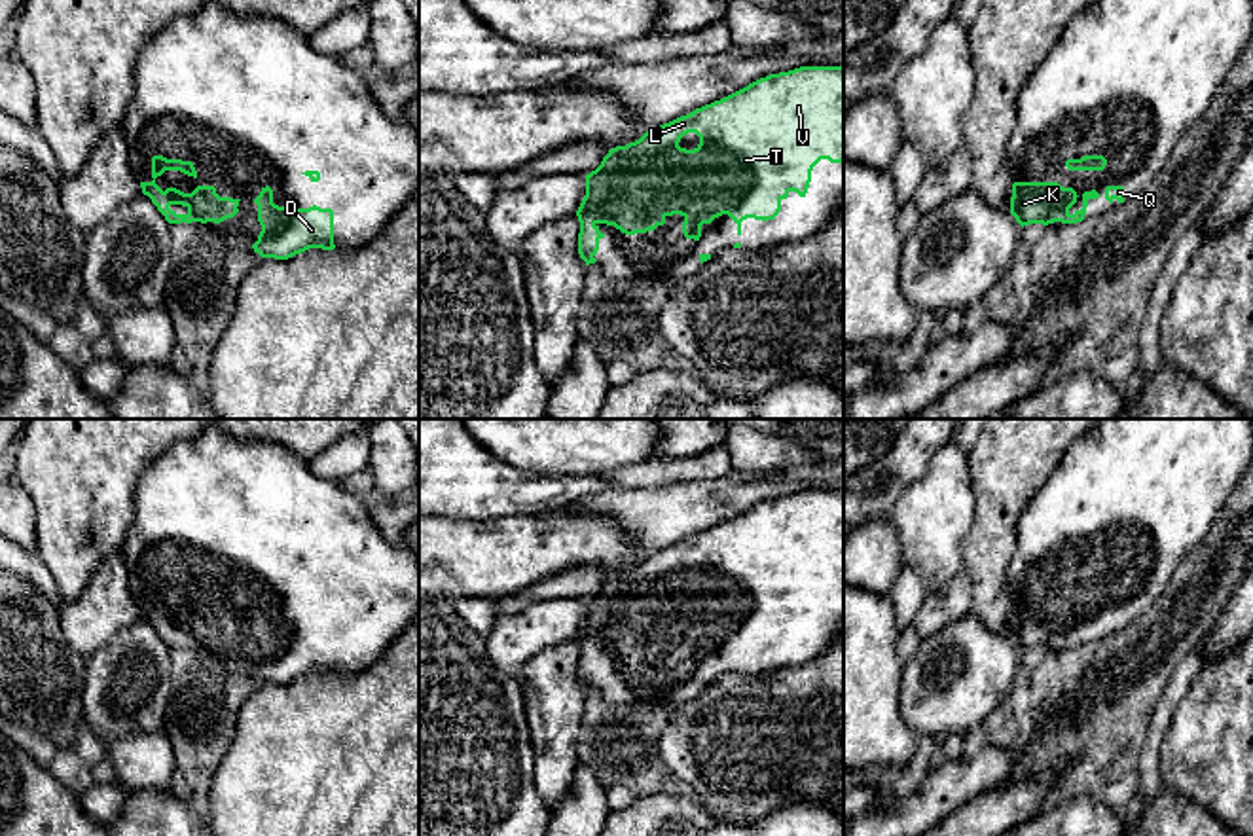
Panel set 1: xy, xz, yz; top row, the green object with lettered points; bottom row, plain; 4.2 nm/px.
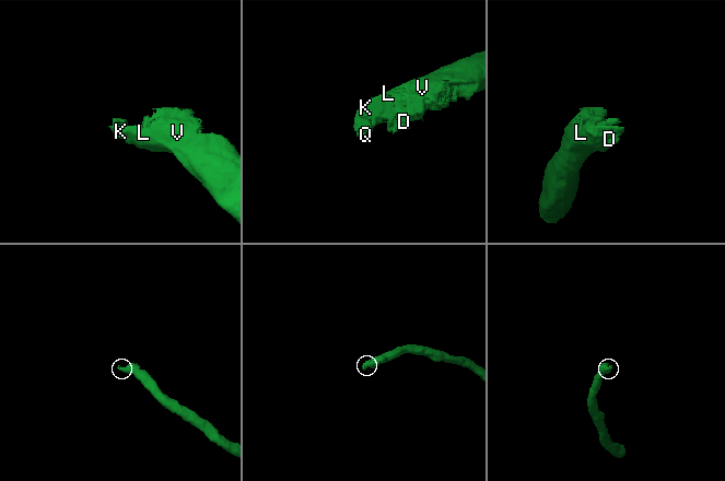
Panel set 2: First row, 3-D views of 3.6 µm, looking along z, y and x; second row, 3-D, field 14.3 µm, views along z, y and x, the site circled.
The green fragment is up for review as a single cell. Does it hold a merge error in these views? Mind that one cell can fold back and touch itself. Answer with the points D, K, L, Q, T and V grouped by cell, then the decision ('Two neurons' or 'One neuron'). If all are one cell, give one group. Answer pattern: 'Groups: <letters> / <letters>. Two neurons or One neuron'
Groups: D K L Q T V. One neuron

